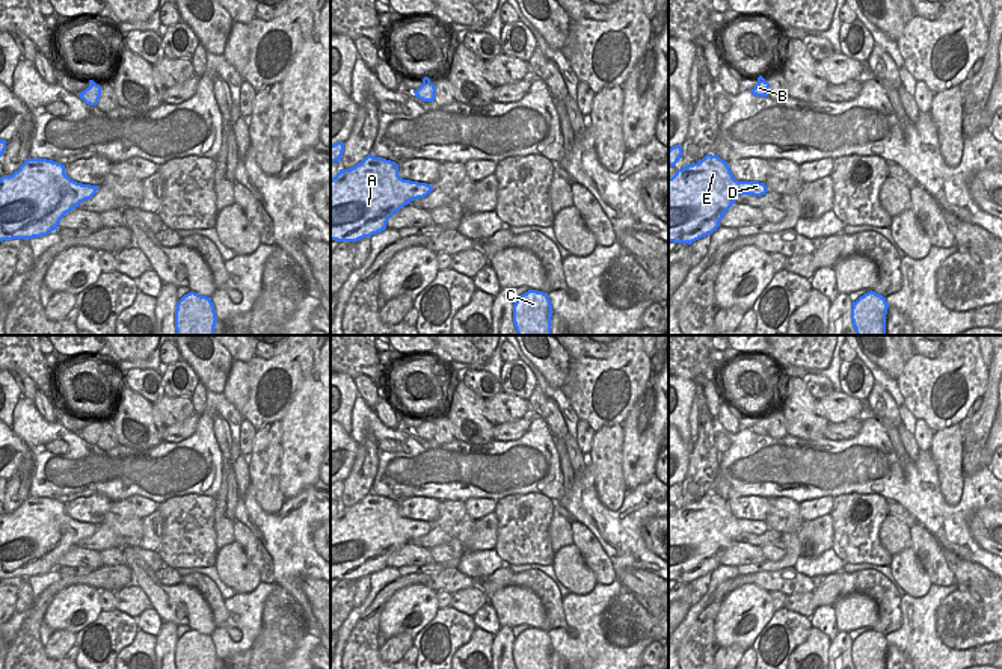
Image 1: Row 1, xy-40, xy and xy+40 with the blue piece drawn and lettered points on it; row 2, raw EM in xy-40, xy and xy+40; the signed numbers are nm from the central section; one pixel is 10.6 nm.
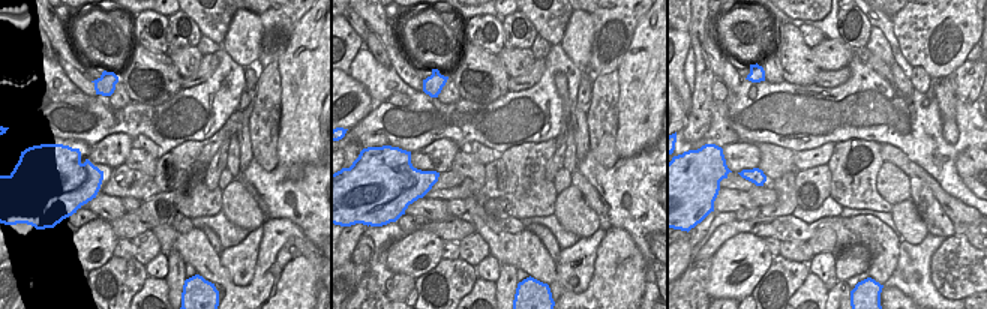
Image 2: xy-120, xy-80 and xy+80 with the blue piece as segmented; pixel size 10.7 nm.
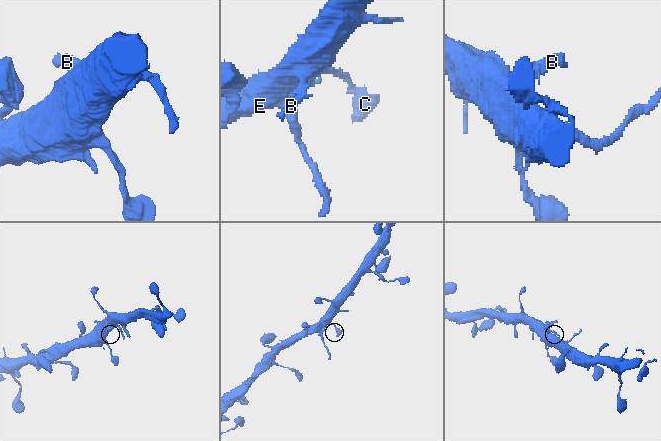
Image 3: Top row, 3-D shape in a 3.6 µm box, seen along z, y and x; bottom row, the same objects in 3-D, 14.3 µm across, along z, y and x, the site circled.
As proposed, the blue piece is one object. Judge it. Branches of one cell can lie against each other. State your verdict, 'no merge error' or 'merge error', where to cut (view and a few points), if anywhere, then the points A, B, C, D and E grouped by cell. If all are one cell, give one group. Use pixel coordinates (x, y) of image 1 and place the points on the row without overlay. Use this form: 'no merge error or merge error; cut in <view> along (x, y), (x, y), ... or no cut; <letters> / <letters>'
merge error; cut in xy along (430, 527), (415, 527), (411, 532), (393, 535); A B C E / D

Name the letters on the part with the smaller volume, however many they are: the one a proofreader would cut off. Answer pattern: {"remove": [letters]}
{"remove": ["D"]}

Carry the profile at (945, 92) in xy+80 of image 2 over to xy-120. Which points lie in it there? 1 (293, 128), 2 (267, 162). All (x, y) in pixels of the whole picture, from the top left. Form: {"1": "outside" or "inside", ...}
{"1": "outside", "2": "inside"}

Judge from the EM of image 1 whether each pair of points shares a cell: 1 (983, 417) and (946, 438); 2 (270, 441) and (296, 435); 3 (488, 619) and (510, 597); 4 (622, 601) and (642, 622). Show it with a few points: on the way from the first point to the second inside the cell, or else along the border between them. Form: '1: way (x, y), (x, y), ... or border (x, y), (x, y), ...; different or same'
1: border (957, 425), (963, 444); different
2: border (279, 422), (281, 474); different
3: border (488, 603), (494, 609), (500, 627); different
4: way (625, 606), (637, 618); same

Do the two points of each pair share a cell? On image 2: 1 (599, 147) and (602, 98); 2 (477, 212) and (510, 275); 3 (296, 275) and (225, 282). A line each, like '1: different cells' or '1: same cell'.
1: same cell
2: different cells
3: same cell

